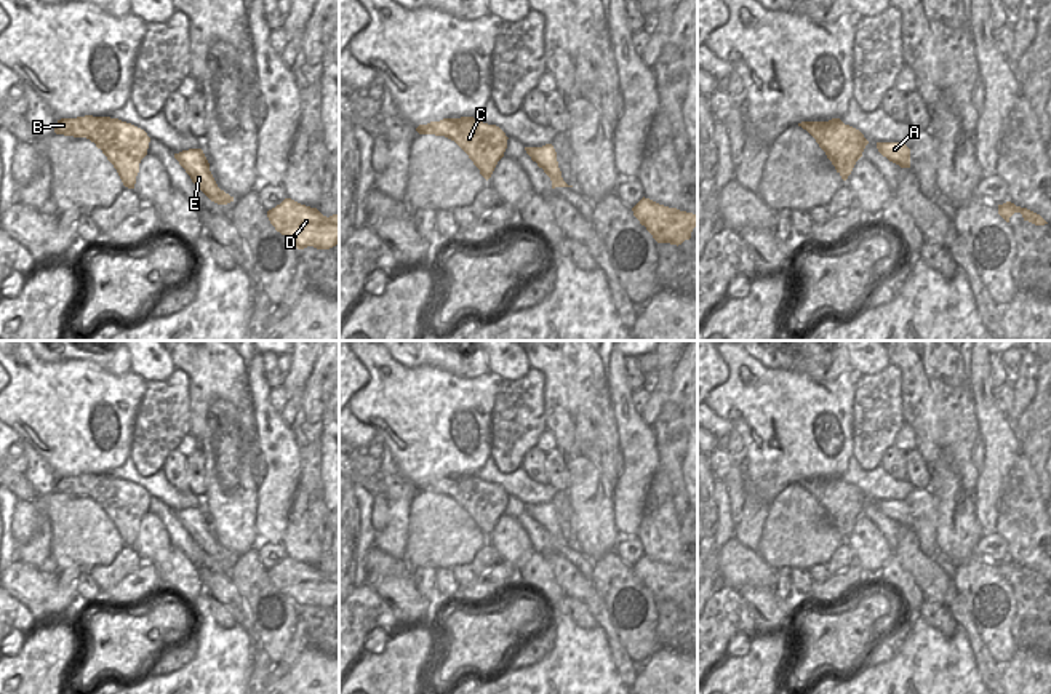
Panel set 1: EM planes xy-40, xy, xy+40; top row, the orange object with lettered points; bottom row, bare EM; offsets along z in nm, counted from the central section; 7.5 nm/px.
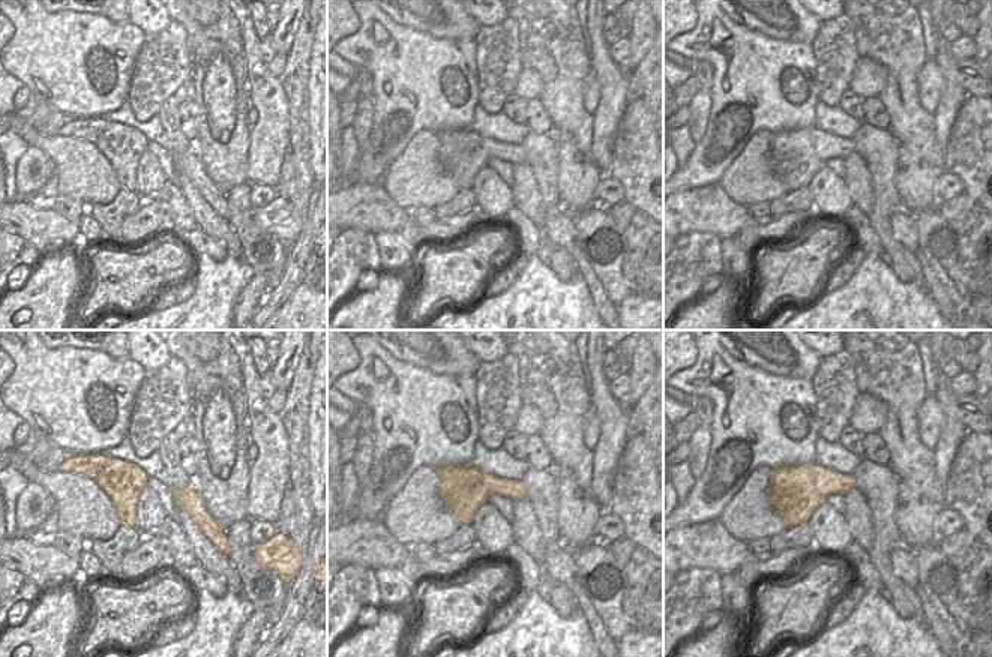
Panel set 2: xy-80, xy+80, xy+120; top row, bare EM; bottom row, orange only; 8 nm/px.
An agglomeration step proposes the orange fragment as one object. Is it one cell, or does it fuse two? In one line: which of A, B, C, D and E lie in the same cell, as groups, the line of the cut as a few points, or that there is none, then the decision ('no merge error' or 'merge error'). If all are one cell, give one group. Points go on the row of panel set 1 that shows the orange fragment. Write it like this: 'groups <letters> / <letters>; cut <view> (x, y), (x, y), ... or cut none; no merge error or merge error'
groups A D E / B C; cut xy+40 (831, 159), (837, 168); merge error

